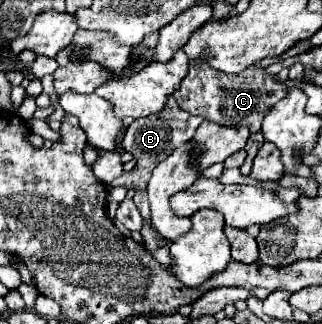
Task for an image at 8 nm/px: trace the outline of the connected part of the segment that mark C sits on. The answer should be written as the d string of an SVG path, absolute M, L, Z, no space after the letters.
M190 65L188 75L182 79L180 89L174 93L176 103L180 109L200 115L202 119L220 123L220 125L248 125L250 133L258 133L264 115L286 95L288 87L298 85L300 81L276 81L274 77L266 75L262 67L248 67L244 73L228 75L220 73L218 69L210 69L210 65Z

